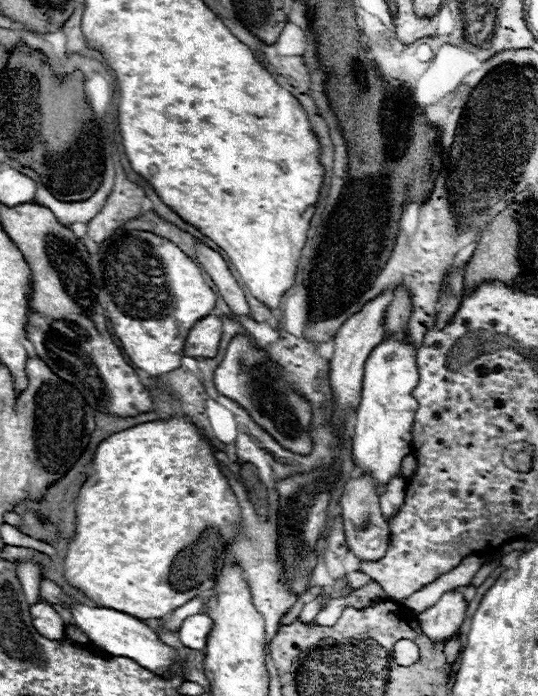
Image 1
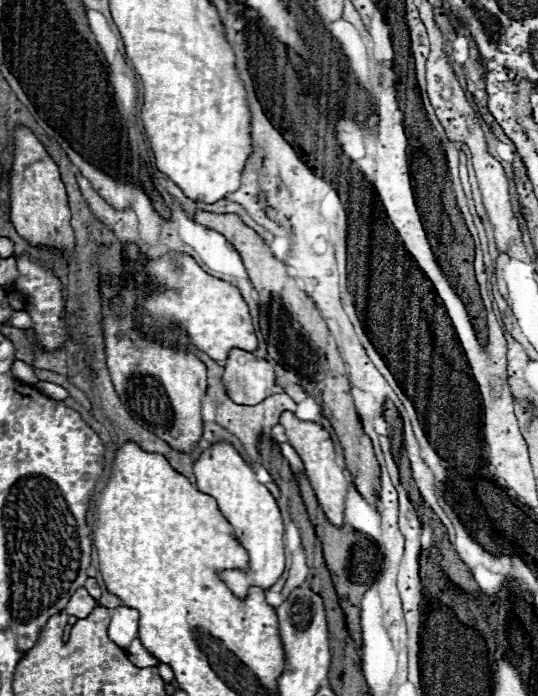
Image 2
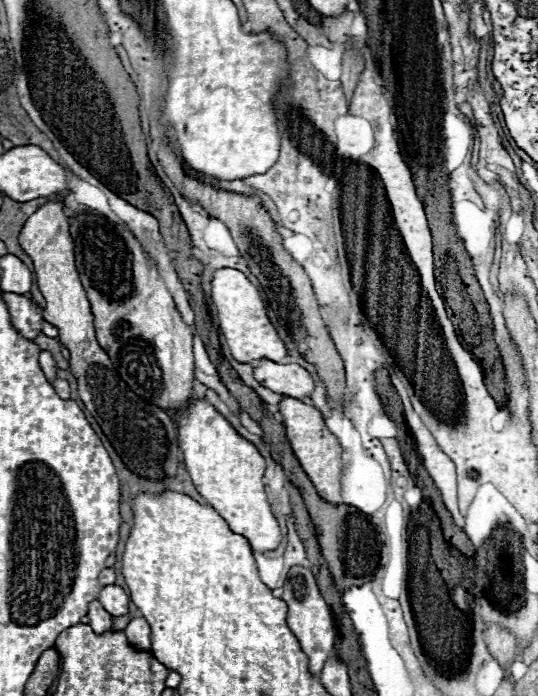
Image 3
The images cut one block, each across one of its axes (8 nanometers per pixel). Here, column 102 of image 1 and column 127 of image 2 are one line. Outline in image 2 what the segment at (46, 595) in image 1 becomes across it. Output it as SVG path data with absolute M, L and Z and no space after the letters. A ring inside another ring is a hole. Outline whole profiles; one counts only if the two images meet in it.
M118 606L110 610L110 616L112 622L108 626L108 636L116 646L126 650L130 642L138 638L138 612L126 606Z

